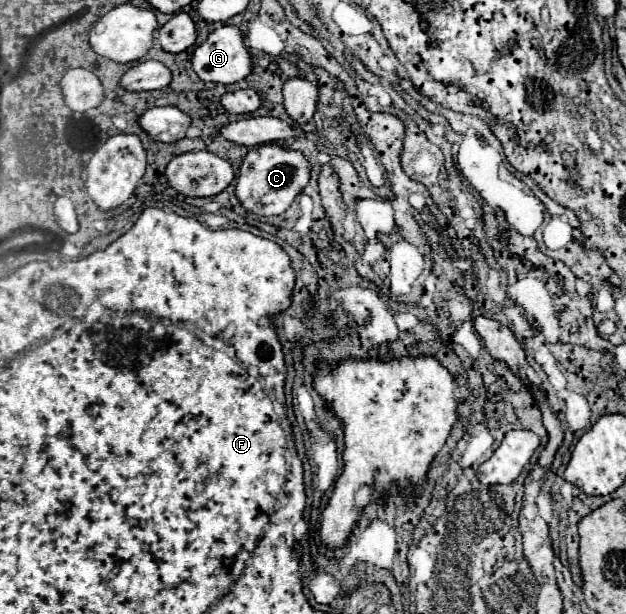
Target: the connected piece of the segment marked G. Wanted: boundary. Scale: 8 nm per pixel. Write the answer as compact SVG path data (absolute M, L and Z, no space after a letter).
M224 25L224 27L214 29L208 35L208 39L194 49L192 67L194 67L196 75L206 83L230 85L230 83L246 79L252 73L252 55L248 51L248 47L244 45L242 31L238 27L234 27L234 25Z

